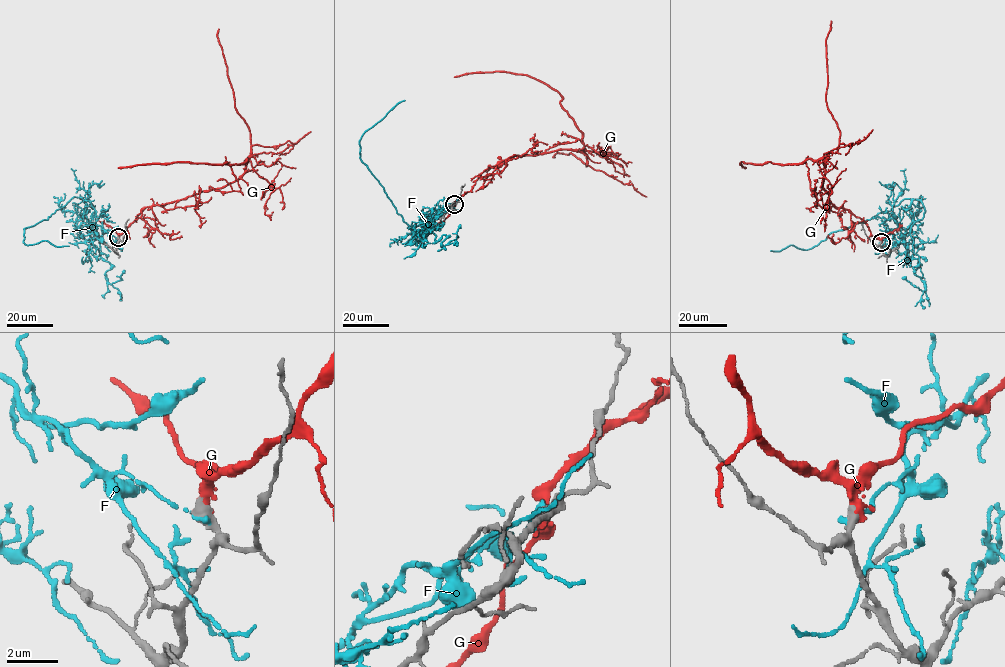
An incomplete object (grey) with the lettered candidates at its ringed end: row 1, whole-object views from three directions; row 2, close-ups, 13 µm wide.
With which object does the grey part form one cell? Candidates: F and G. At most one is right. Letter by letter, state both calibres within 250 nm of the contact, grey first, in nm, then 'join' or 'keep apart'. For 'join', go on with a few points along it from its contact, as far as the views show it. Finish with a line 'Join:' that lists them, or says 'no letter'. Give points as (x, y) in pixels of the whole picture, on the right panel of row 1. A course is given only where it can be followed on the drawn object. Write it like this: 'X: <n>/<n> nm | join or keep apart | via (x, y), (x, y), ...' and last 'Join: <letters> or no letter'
F: 550/190 nm | keep apart
G: 550/380 nm | join | via (881, 242), (858, 217), (829, 202), (822, 188), (821, 158), (799, 164), (740, 164), (746, 168)
Join: G

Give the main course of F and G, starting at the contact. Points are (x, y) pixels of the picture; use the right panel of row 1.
F: (880, 242), (898, 226), (904, 233), (912, 220), (912, 199), (831, 233), (807, 249), (789, 245), (770, 250)
G: (881, 242), (858, 217), (829, 202), (822, 188), (821, 158), (799, 164), (740, 164), (746, 168)

